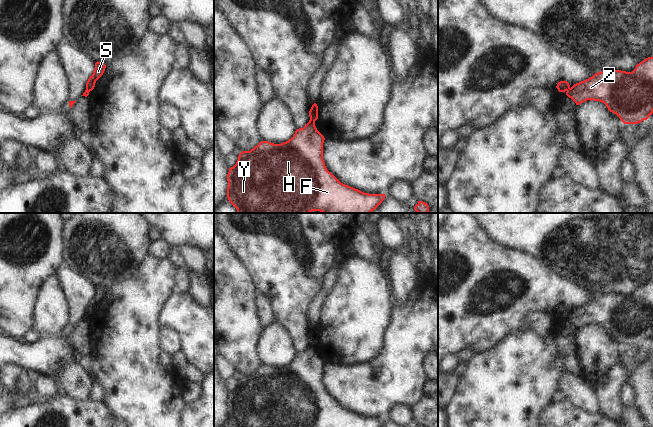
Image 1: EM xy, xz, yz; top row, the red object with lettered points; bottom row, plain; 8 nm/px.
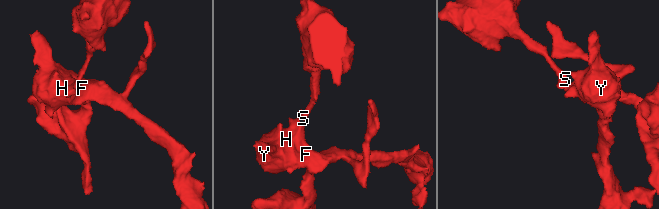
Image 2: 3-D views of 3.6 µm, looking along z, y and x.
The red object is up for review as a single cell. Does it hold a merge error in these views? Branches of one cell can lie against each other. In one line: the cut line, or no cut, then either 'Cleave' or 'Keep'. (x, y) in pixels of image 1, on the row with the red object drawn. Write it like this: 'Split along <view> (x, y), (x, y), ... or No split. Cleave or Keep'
Split along xz (310, 118), (314, 122). Cleave.

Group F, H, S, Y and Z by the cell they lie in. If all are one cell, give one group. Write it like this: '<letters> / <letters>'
F H Y Z / S

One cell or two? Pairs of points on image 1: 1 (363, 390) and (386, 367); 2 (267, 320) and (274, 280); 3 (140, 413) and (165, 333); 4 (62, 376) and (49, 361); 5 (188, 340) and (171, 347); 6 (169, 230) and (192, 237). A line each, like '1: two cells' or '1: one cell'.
1: one cell
2: two cells
3: two cells
4: two cells
5: two cells
6: one cell

